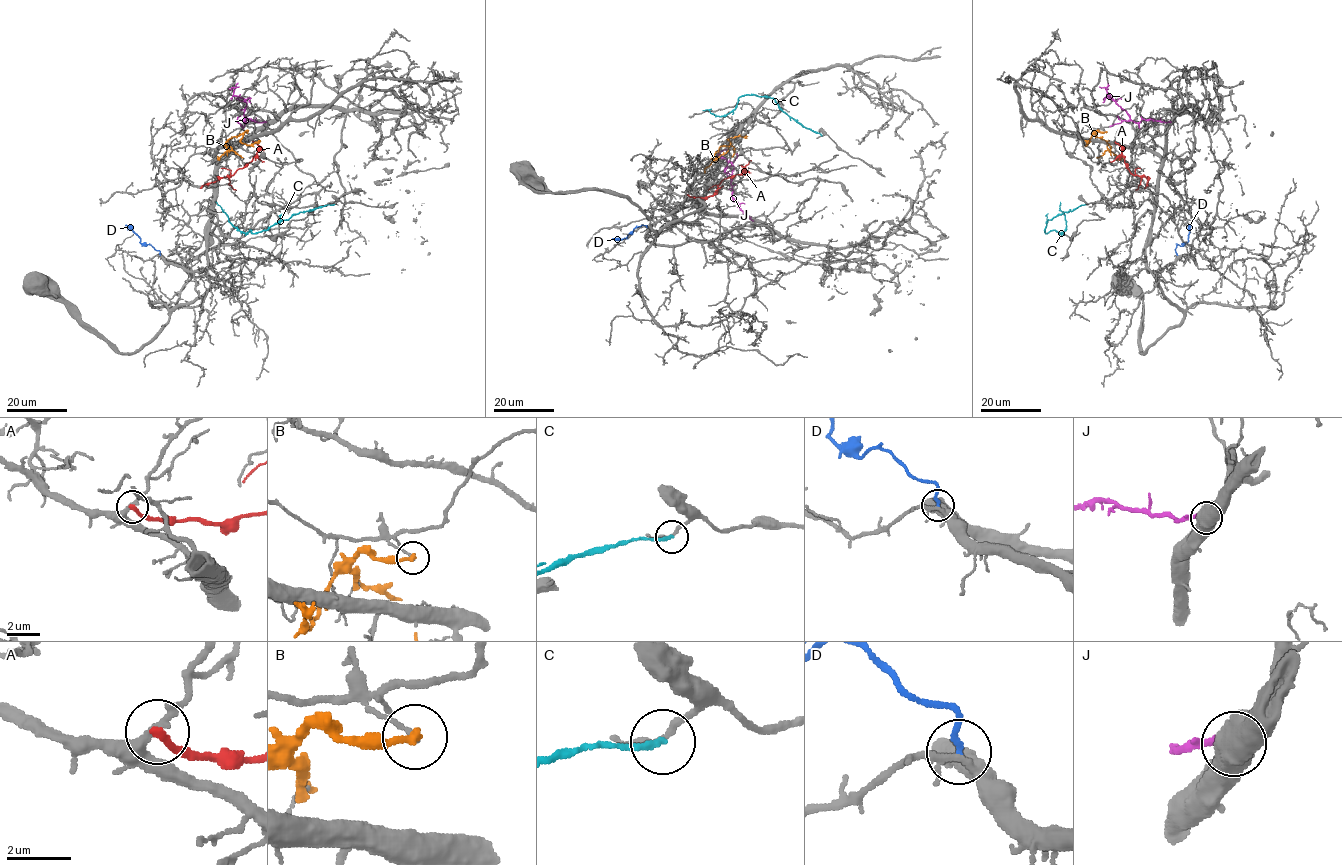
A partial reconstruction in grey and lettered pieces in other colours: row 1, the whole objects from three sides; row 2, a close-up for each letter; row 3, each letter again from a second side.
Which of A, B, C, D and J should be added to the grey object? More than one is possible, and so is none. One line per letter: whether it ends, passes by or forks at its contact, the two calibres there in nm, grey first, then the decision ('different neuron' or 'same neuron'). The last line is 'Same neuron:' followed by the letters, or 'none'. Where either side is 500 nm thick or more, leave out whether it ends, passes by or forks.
A: it ends; calibres 300 and 260 nm; different neuron
B: it ends; calibres 130 and 280 nm; different neuron
C: it ends; calibres 170 and 180 nm; different neuron
D: it ends; calibres 240 and 180 nm; different neuron
J: calibres 700 and 240 nm; different neuron
Same neuron: none

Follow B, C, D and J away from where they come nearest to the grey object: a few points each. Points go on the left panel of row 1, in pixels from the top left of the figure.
B: (245, 131), (226, 142), (227, 148), (242, 158)
C: (334, 204), (294, 214), (253, 233), (251, 230), (238, 230), (215, 201)
D: (160, 255), (159, 250), (151, 245), (144, 246), (125, 225)
J: (266, 122), (248, 119), (245, 122), (246, 102), (233, 94), (232, 87), (239, 86)

